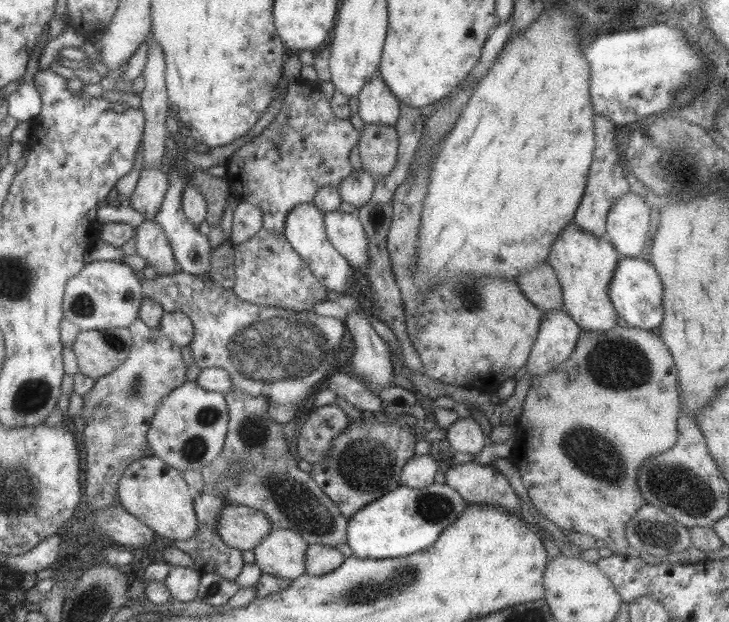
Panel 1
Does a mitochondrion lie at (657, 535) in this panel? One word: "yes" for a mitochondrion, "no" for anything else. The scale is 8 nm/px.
yes

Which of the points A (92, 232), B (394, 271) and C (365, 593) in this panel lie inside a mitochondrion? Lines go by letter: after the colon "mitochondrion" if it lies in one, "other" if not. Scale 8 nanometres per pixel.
A: other
B: other
C: mitochondrion

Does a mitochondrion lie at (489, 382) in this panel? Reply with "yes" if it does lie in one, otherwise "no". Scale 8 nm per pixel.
no

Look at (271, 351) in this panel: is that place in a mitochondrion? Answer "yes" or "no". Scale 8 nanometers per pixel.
yes

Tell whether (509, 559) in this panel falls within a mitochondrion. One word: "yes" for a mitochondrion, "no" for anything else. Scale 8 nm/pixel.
no

